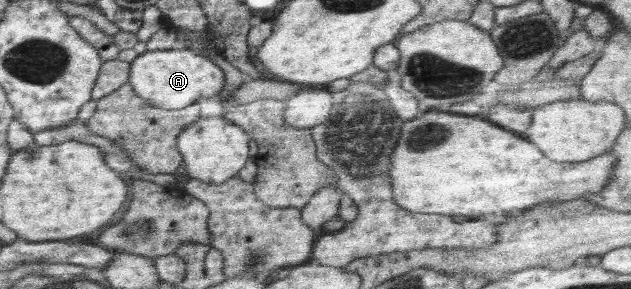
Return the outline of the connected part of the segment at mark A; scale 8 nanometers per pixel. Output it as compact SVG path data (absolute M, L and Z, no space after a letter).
M189 48L180 50L147 50L139 54L131 62L129 84L133 86L133 93L145 99L154 106L166 110L176 110L196 103L197 99L213 97L223 89L225 77L223 70L205 55L199 55Z

